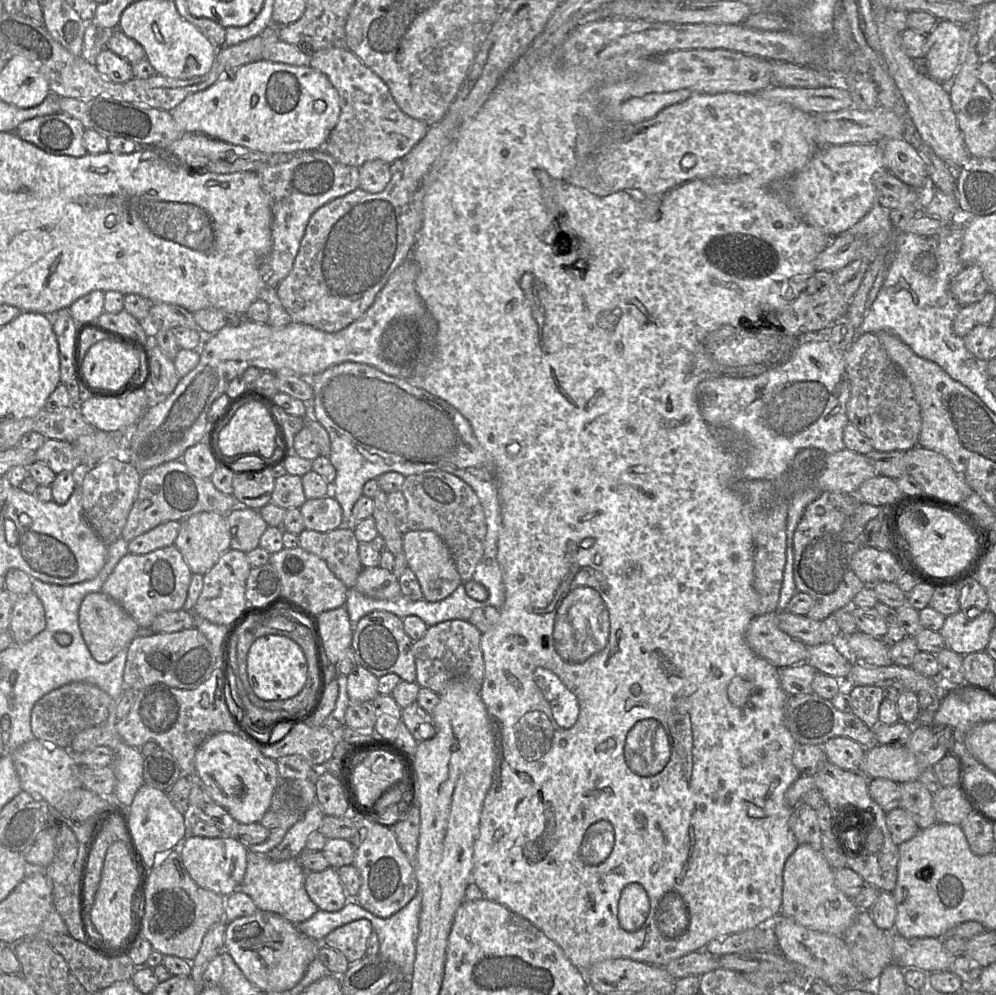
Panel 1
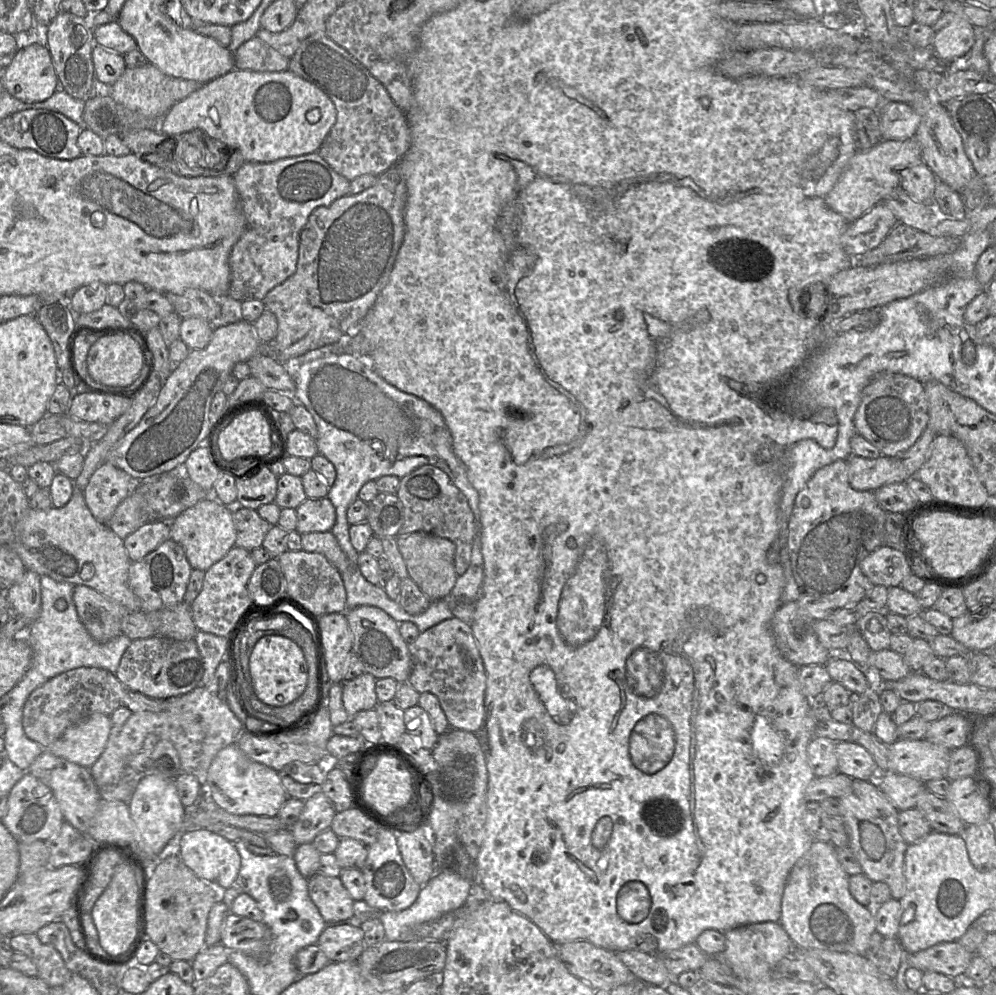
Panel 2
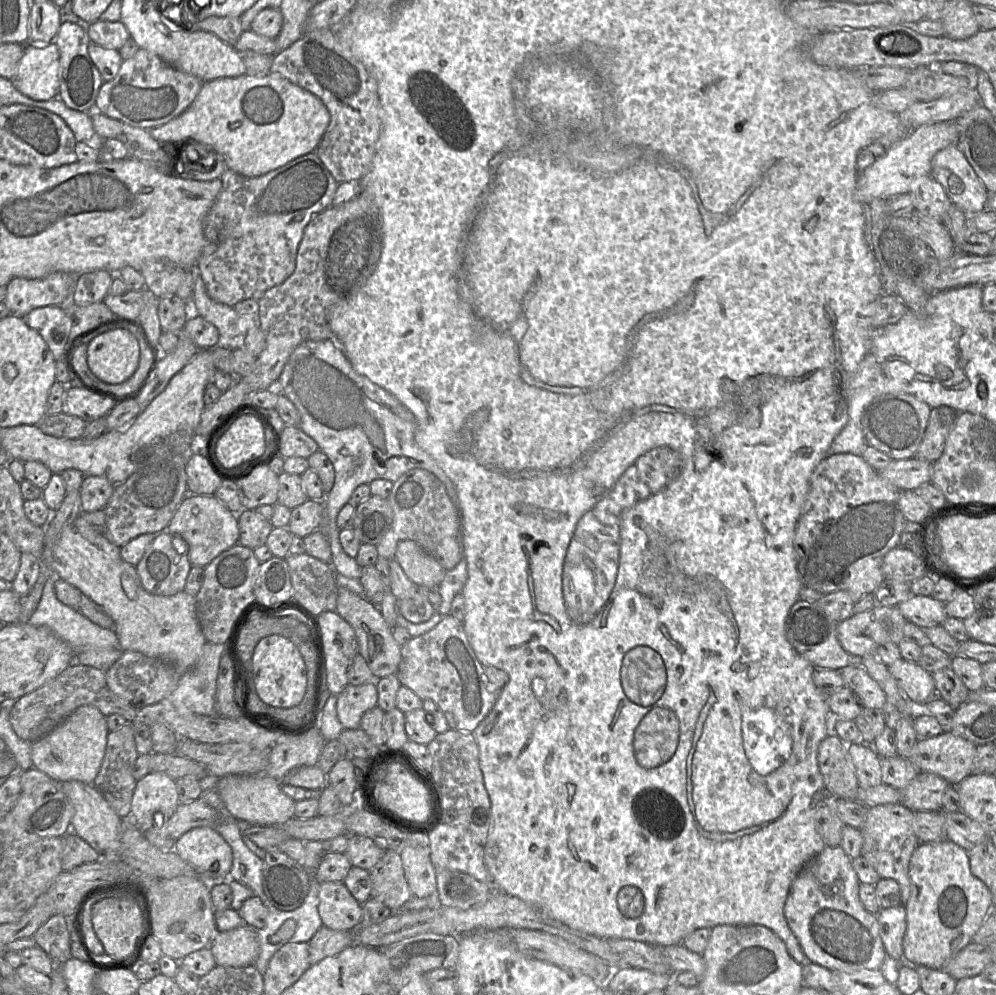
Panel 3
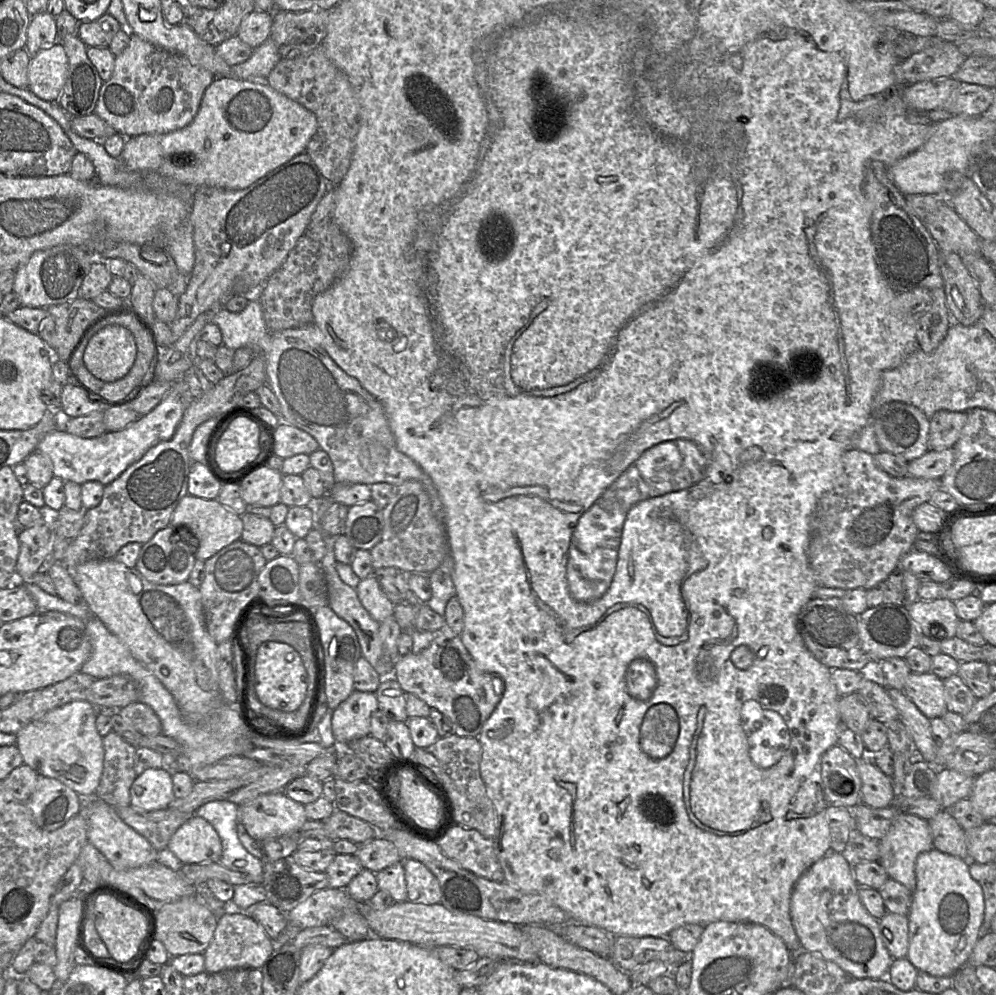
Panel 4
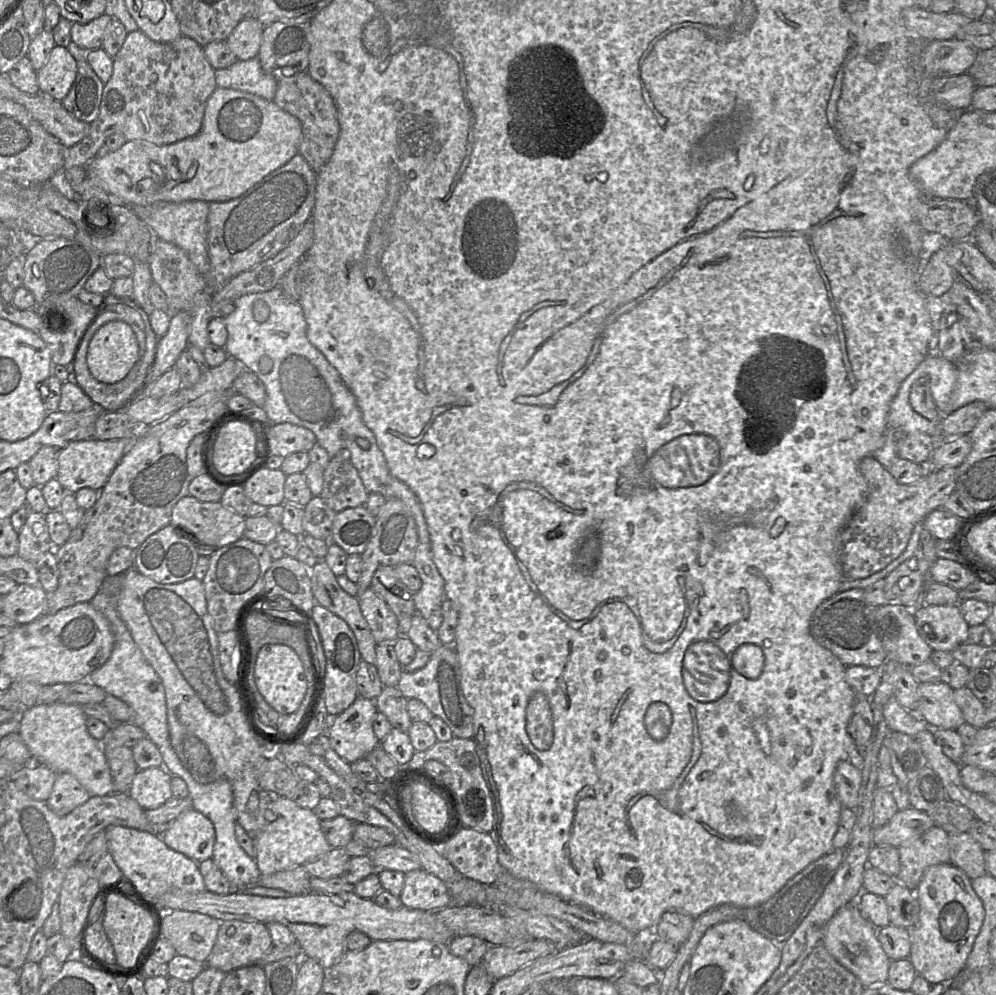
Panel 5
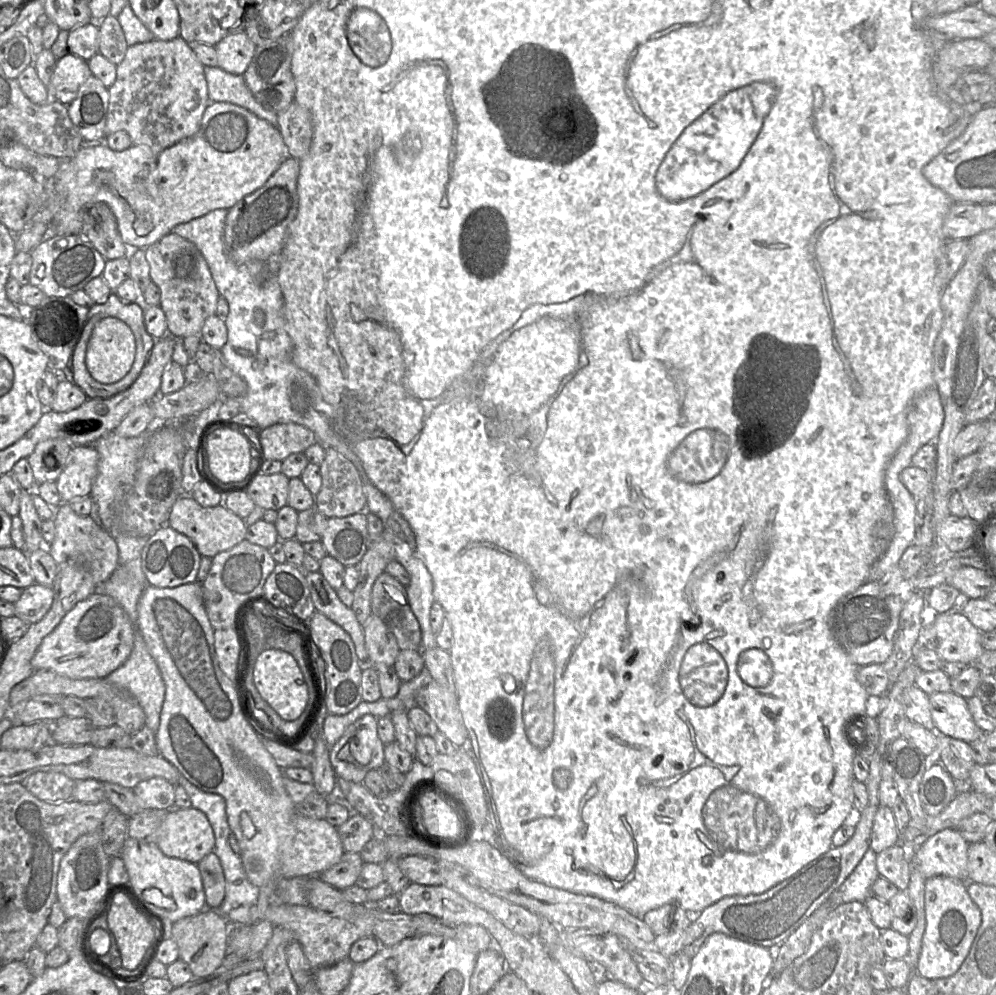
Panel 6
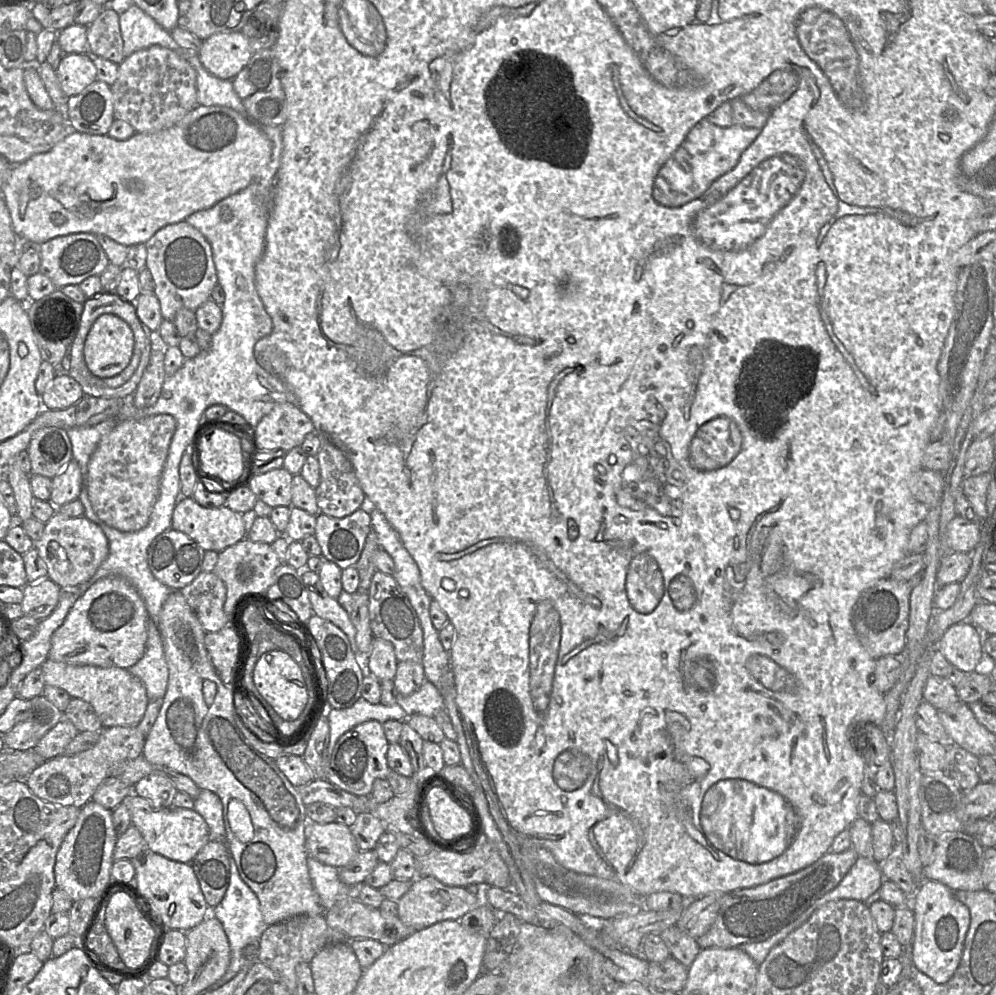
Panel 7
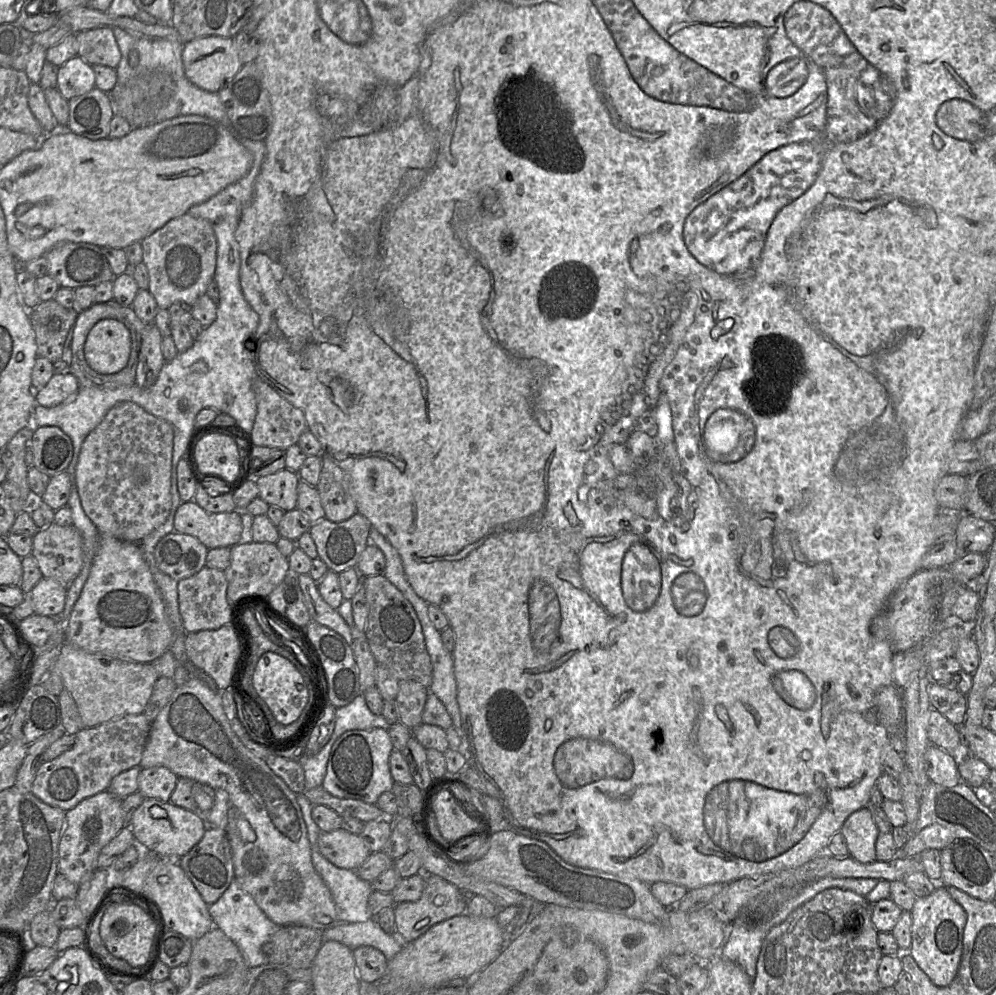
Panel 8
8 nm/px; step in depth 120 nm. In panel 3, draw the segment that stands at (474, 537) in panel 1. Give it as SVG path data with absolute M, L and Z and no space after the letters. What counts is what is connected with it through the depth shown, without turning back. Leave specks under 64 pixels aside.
M421 468L407 471L394 482L388 499L393 510L393 523L376 545L380 558L392 560L398 543L412 540L432 555L446 571L458 565L462 558L460 512L449 498L445 485L433 473Z

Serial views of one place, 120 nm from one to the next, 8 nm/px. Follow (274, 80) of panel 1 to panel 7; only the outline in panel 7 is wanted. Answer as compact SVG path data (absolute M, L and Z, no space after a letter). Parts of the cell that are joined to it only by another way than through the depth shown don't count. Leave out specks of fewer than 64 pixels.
M197 106L174 126L156 133L136 132L127 140L115 140L108 135L91 135L70 132L48 152L32 156L23 163L13 165L2 188L1 195L10 212L14 233L28 244L38 246L57 236L76 233L104 235L112 240L131 247L145 244L161 228L184 221L194 212L209 209L222 199L246 188L270 162L272 145L262 128L252 122L245 114L221 106Z

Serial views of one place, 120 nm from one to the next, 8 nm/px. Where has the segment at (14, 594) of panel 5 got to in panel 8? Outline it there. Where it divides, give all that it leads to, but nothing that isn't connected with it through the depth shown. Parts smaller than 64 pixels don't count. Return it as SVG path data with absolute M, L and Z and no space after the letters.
M42 577L41 580L25 594L29 599L34 614L59 618L66 601L66 585L54 578Z

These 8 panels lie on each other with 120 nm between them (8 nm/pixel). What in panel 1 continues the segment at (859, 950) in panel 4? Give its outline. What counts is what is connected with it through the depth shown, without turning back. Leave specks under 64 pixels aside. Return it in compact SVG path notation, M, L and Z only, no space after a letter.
M800 844L787 859L783 871L781 913L805 928L842 937L859 909L835 884L834 869L820 851Z

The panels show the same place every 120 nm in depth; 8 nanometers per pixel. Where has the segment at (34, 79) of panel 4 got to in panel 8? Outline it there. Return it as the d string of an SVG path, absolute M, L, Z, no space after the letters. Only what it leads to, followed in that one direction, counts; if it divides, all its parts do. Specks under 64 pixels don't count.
M77 56L65 62L58 71L57 89L70 101L95 88L95 72L92 65Z

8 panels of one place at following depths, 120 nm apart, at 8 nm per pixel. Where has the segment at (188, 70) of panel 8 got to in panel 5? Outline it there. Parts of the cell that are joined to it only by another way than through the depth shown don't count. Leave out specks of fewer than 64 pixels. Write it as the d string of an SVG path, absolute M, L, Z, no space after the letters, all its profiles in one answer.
M255 18L242 20L230 33L226 43L237 60L249 60L257 57L264 27Z

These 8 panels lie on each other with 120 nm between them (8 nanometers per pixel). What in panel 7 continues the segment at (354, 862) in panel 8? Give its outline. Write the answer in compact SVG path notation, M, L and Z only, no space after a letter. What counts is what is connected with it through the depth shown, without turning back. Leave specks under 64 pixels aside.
M308 821L305 849L307 857L336 868L348 865L360 851L349 827L338 822L321 824Z

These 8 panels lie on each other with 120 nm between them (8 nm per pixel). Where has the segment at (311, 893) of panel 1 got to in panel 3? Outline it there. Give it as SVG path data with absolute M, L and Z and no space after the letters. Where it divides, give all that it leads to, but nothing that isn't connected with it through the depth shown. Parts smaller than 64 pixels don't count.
M343 882L319 884L318 913L323 926L332 930L355 931L362 920L362 904L352 896Z

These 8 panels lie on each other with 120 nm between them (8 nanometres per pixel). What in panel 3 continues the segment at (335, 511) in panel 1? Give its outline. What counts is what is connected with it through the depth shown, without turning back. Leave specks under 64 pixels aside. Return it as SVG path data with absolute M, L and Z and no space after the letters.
M308 499L303 504L291 509L291 517L287 526L292 536L304 538L320 529L323 523L324 503Z

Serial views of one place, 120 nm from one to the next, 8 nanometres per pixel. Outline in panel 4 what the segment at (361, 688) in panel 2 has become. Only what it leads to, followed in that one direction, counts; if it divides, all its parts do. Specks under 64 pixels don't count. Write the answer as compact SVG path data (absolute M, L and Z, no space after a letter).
M354 690L333 711L332 732L339 747L350 741L370 735L370 718L378 710L378 701L373 692Z

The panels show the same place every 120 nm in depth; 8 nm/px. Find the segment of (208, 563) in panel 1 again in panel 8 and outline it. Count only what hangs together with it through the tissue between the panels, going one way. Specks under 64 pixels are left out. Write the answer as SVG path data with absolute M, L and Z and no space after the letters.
M194 500L182 502L174 516L174 531L196 537L209 549L240 543L241 511L210 513Z

